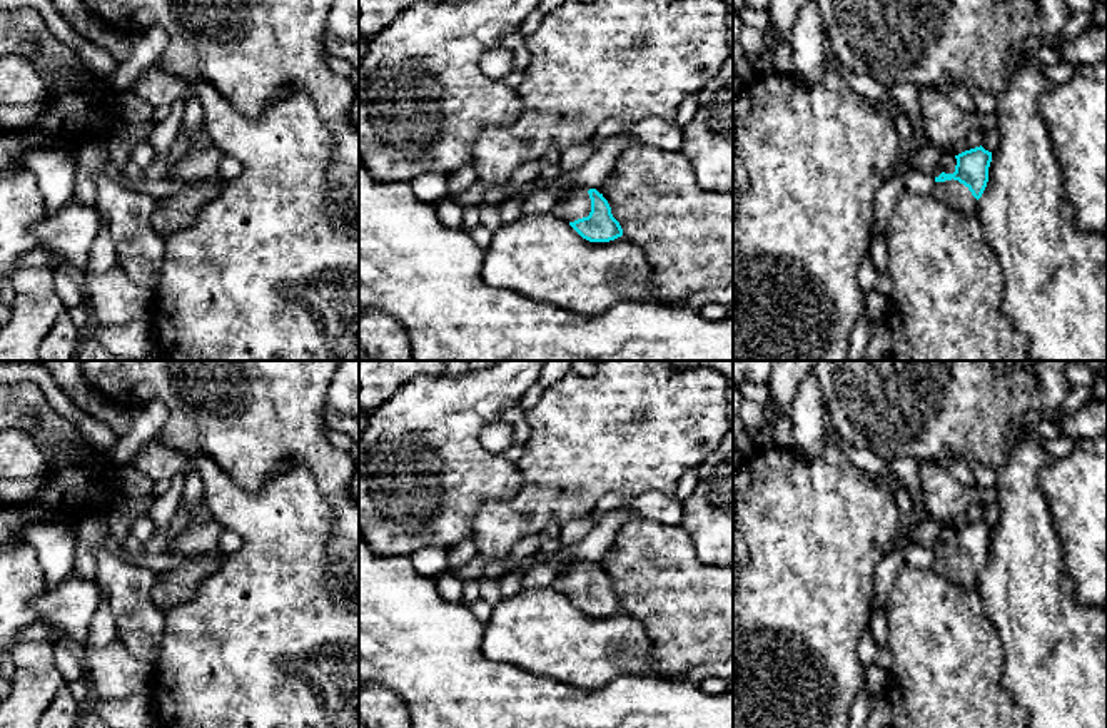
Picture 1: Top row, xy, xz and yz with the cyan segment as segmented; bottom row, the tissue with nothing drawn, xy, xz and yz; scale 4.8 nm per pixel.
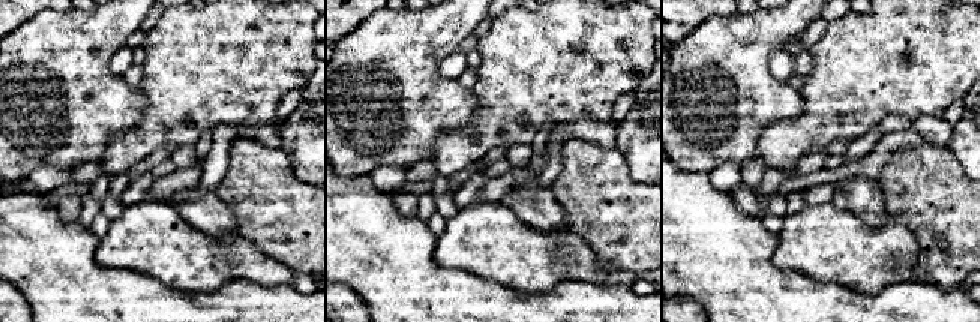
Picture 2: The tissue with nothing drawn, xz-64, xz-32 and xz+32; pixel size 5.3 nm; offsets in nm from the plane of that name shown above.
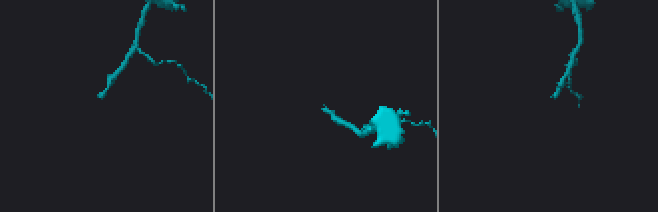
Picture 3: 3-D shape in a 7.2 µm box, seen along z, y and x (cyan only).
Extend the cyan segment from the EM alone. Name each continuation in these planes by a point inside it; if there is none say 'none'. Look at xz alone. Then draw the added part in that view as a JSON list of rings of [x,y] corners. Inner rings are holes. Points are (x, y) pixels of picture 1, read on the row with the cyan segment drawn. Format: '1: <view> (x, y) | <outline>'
1: xz (575, 204) | [[[578,185],[576,189],[564,192],[551,209],[551,214],[564,222],[574,222],[588,217],[591,212],[589,189]]]

